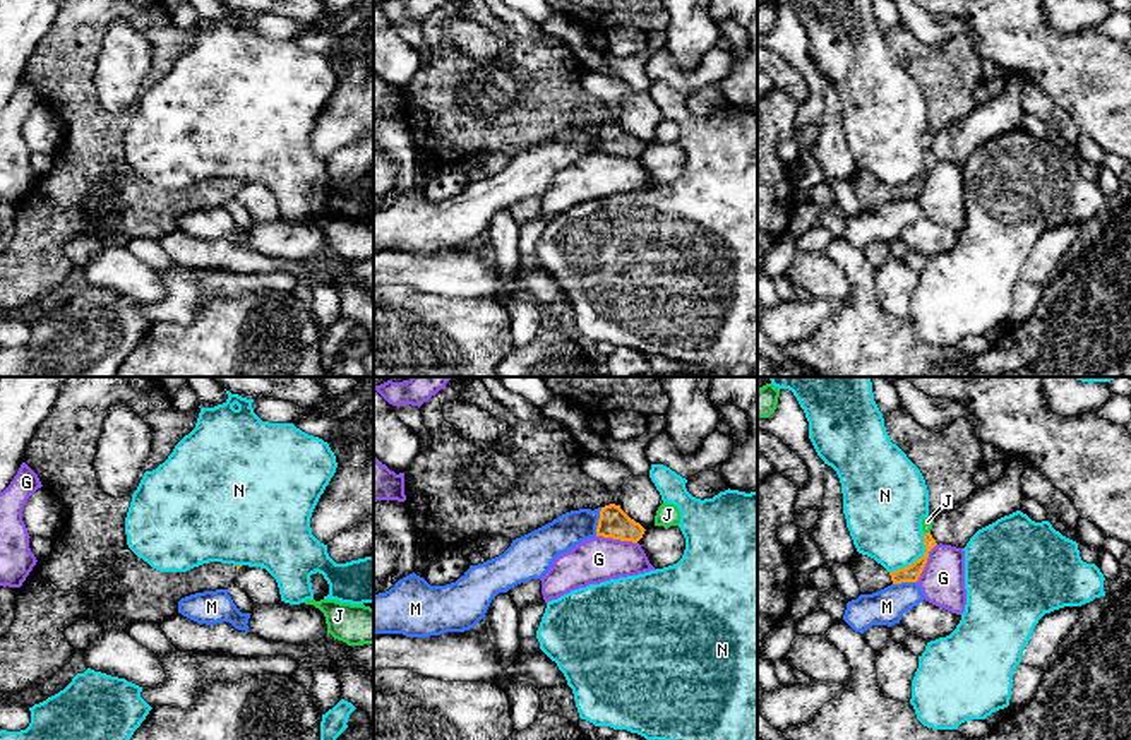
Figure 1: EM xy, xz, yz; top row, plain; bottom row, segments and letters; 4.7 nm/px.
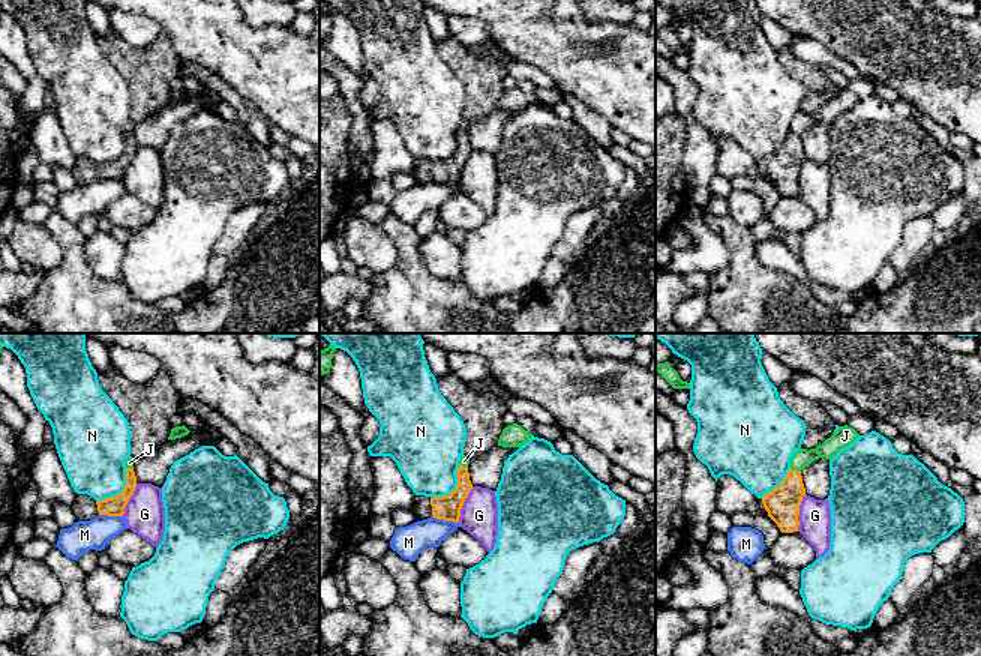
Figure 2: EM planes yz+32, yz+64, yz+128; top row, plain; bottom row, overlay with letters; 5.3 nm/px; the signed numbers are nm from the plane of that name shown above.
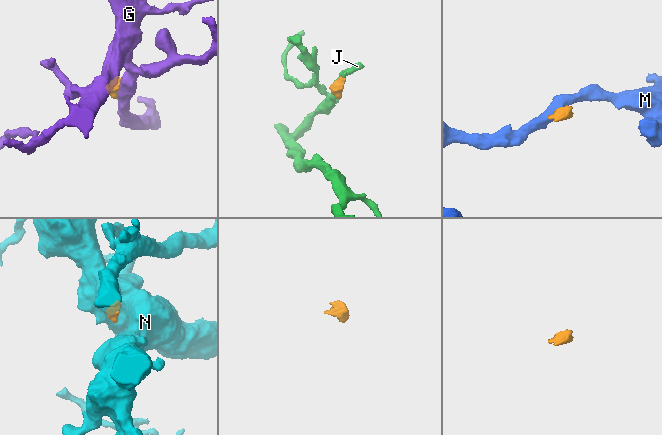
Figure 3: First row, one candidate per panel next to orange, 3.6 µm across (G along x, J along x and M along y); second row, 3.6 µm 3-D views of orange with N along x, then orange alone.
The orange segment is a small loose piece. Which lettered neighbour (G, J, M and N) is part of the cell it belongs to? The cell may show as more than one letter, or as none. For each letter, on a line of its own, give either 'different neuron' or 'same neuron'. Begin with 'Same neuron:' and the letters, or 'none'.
Same neuron: none
G: different neuron
J: different neuron
M: different neuron
N: different neuron

